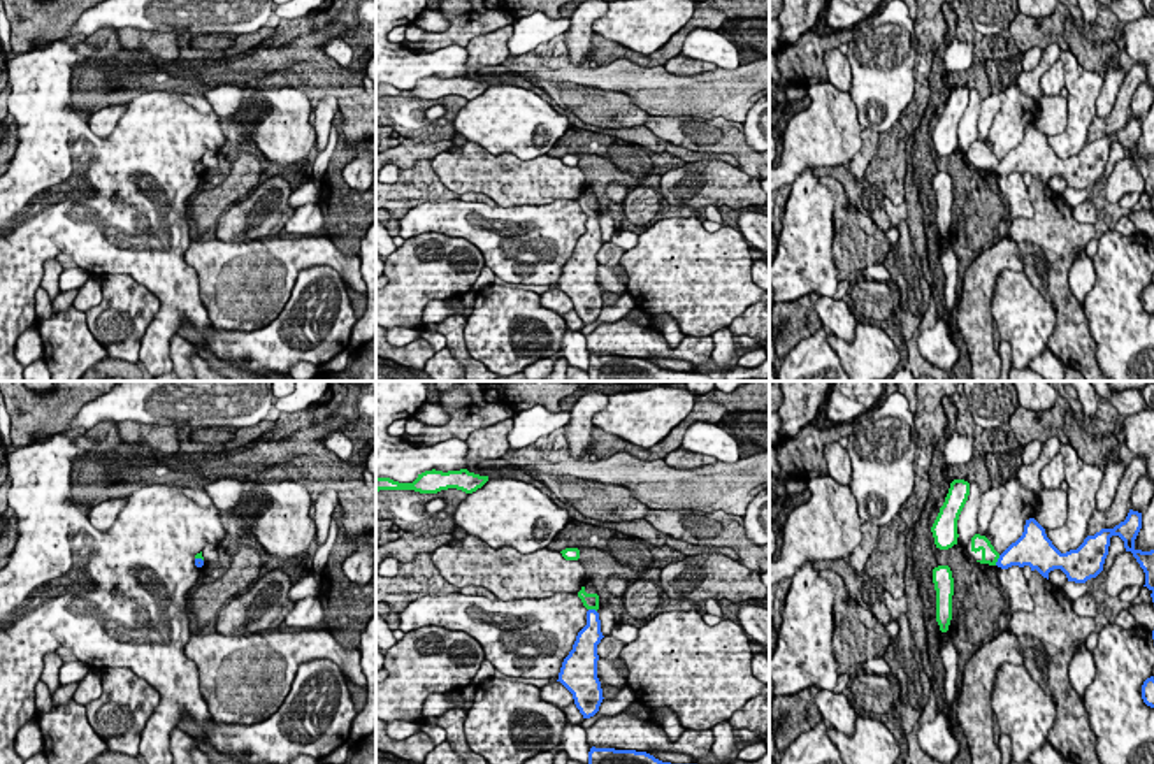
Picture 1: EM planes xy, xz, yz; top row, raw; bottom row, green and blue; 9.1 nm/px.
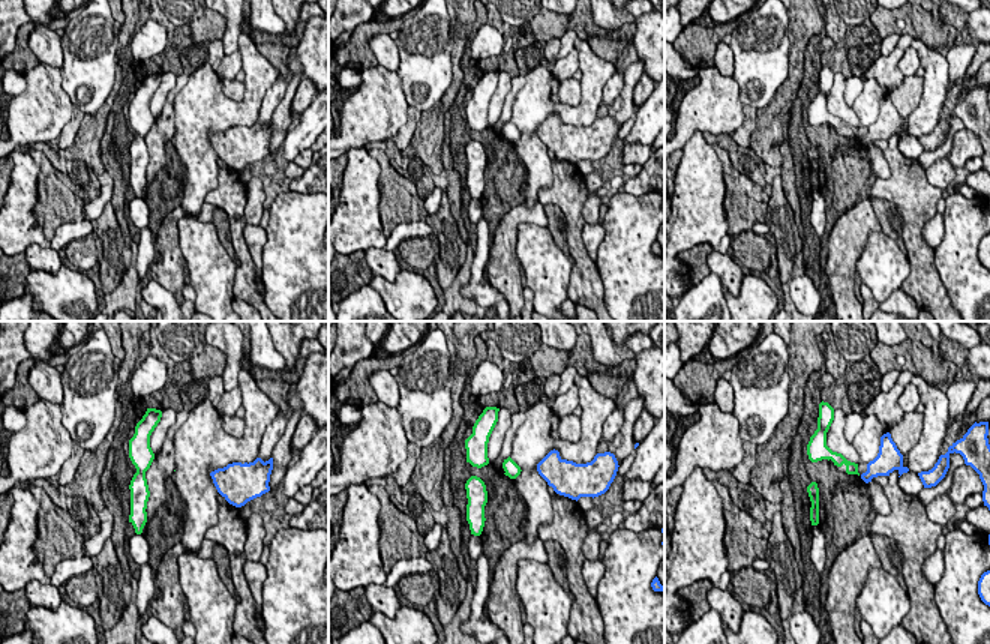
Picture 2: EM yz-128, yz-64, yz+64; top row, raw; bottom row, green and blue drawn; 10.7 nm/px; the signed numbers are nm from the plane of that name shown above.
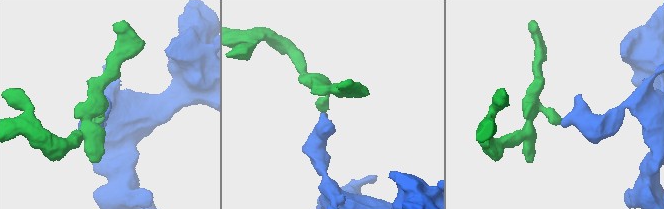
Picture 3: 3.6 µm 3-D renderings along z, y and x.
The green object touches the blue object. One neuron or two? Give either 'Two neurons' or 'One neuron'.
One neuron

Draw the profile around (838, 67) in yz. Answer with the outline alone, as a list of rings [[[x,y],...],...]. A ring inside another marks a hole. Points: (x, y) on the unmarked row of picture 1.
[[[831,47],[829,51],[824,51],[824,63],[829,83],[840,91],[850,91],[852,68],[847,54],[838,47]]]

